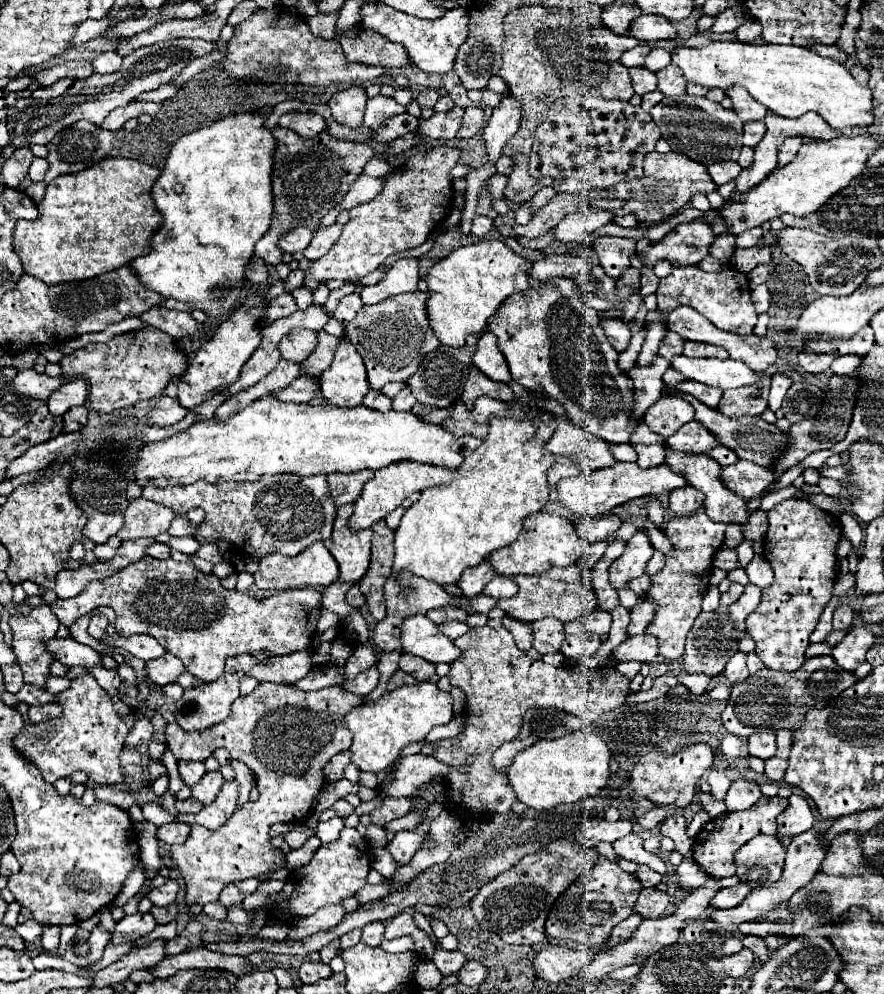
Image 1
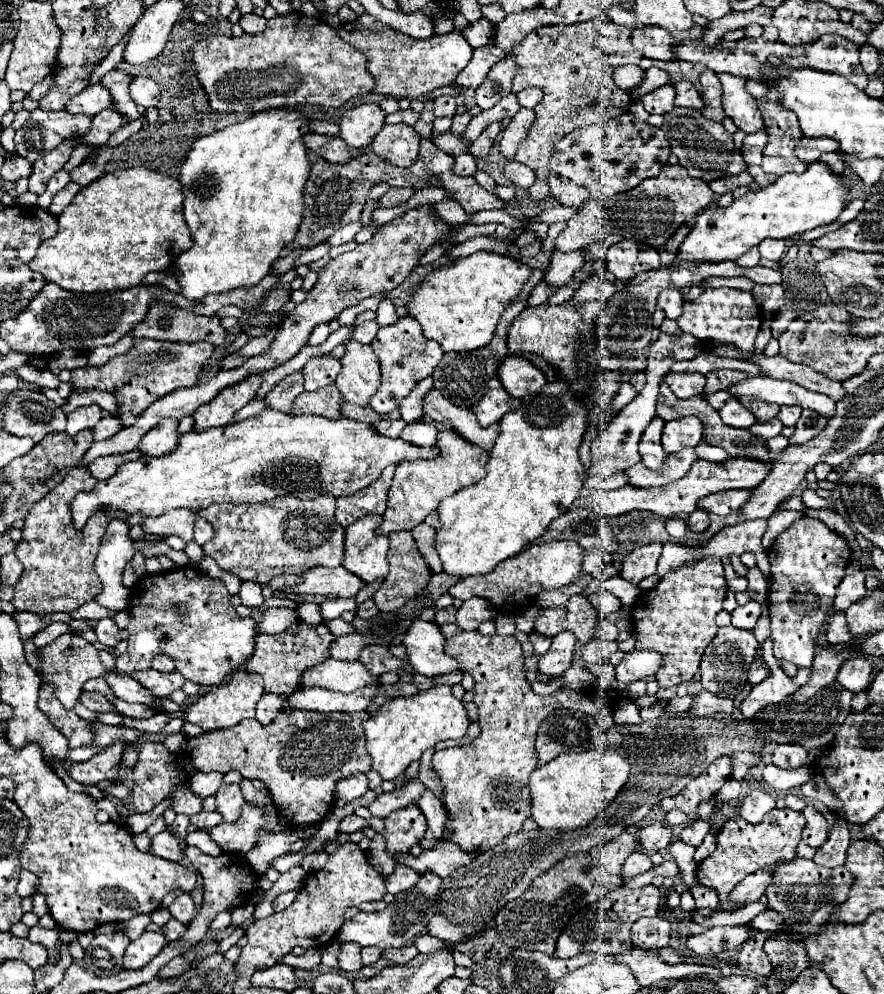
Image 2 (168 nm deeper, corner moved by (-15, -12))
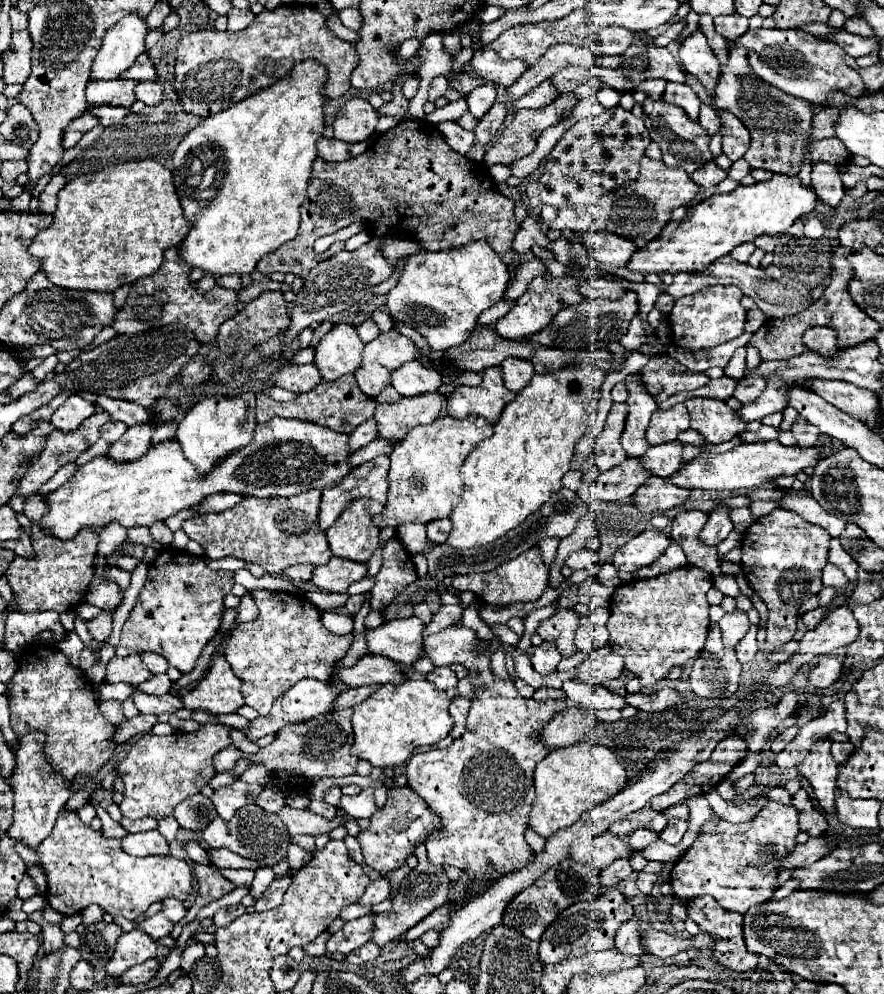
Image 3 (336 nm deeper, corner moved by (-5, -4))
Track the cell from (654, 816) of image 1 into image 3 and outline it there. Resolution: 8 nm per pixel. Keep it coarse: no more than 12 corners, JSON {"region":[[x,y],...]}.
{"region":[[646,828],[630,834],[628,844],[632,850],[644,850],[658,834]]}

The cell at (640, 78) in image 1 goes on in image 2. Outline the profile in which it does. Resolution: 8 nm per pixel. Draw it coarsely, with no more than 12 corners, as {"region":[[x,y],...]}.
{"region":[[672,84],[644,94],[640,102],[650,114],[674,108]]}

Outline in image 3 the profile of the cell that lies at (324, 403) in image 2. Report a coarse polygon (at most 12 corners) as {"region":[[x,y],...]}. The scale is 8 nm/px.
{"region":[[354,376],[320,382],[294,402],[256,394],[256,420],[308,420],[340,434],[378,402]]}

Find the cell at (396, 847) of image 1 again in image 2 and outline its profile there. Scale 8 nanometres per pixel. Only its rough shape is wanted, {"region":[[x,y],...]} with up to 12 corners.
{"region":[[396,864],[386,878],[386,890],[398,894],[412,888],[420,874]]}

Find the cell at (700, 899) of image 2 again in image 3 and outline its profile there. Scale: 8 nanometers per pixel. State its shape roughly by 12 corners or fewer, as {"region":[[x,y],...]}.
{"region":[[710,896],[688,904],[688,916],[714,936],[712,958],[732,972],[750,972],[758,956],[742,936],[742,914]]}

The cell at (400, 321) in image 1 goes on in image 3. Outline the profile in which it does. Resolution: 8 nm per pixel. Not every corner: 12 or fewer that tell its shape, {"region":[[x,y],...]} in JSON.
{"region":[[394,328],[364,346],[354,372],[376,398],[390,372],[414,360],[418,348]]}

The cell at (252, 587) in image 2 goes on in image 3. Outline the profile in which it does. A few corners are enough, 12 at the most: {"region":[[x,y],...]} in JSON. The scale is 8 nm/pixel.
{"region":[[256,590],[224,658],[260,716],[354,642],[302,594]]}

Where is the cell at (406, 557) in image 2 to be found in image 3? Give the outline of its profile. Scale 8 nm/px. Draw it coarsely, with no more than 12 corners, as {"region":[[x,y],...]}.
{"region":[[398,538],[382,550],[372,610],[386,608],[418,580],[412,556]]}

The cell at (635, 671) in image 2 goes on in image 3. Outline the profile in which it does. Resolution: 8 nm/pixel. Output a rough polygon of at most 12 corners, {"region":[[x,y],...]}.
{"region":[[622,656],[586,658],[576,678],[588,686],[618,678]]}

